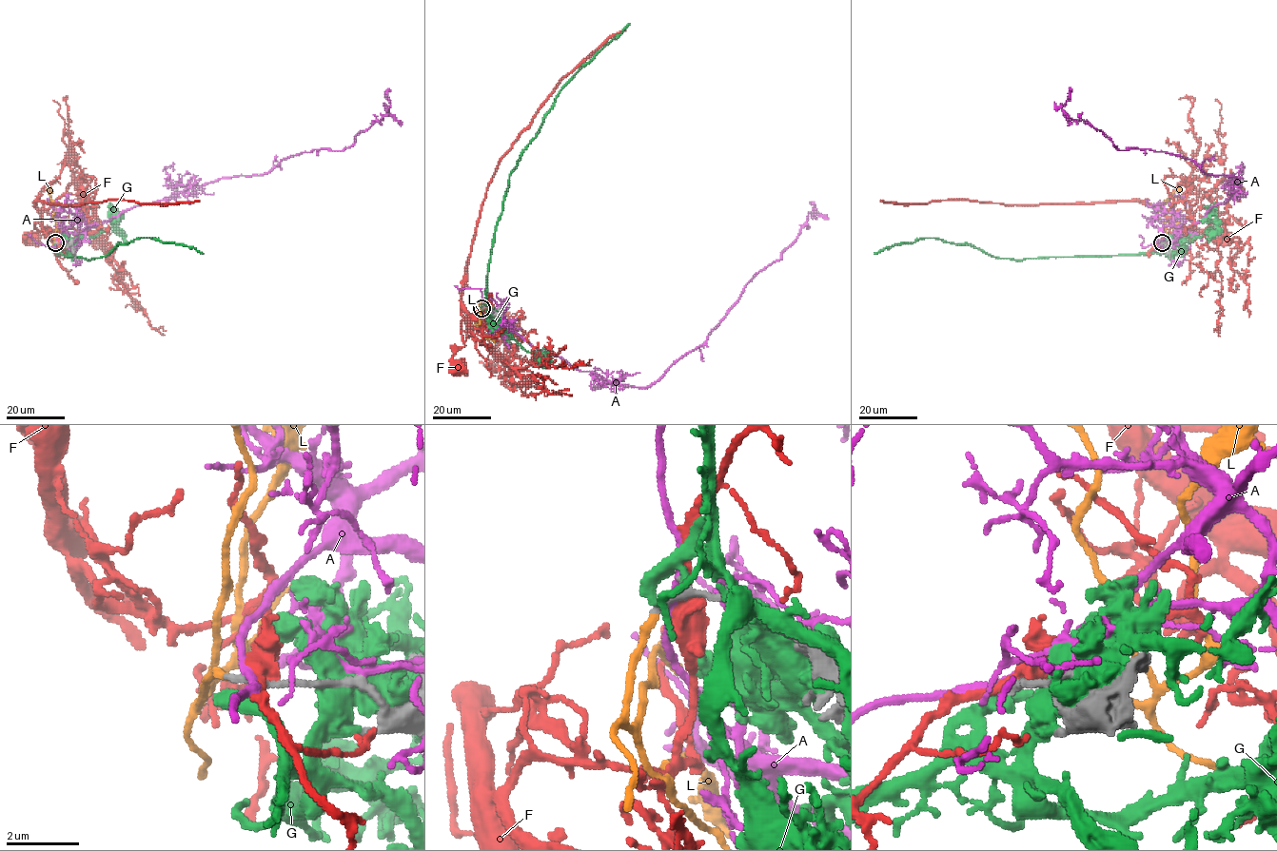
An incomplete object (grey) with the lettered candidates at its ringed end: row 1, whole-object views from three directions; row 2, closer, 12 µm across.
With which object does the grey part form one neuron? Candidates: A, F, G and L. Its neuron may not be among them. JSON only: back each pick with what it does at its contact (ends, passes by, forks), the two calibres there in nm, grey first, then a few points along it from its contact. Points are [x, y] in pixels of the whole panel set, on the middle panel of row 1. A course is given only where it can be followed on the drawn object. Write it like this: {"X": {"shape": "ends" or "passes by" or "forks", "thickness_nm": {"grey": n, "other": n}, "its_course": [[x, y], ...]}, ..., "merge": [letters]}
{"L": {"shape": "ends", "thickness_nm": {"grey": 240, "other": 200}, "its_course": [[482, 308], [480, 318], [483, 313], [480, 301], [482, 312], [477, 314], [477, 327]]}, "merge": ["L"]}

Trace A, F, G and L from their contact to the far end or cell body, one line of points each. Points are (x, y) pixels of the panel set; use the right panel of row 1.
A: (1161, 242), (1225, 202), (1241, 178), (1208, 175), (1175, 154), (1119, 149), (1101, 130), (1065, 114), (1072, 89)
F: (1160, 243), (1175, 238), (1170, 231), (1170, 223), (1174, 222), (1203, 231), (1217, 241), (1223, 239)
G: (1160, 244), (1151, 250), (1126, 255), (1015, 260), (931, 238), (874, 253)
L: (1162, 242), (1171, 244), (1165, 231), (1167, 225), (1155, 214), (1167, 199), (1181, 190)

